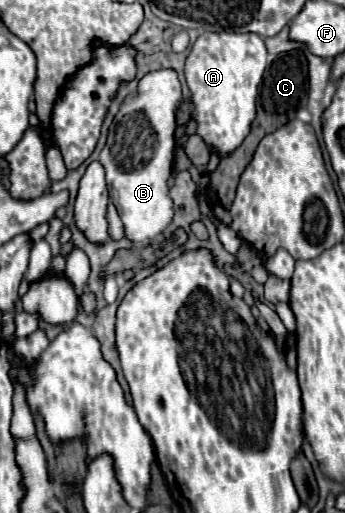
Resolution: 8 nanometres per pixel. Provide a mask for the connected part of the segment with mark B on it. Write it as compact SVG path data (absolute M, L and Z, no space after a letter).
M160 69L144 75L138 83L138 93L130 95L114 117L106 147L98 157L106 171L110 201L124 223L126 239L134 245L150 245L174 217L174 203L168 195L166 181L174 161L174 129L180 95L182 87L176 71Z

